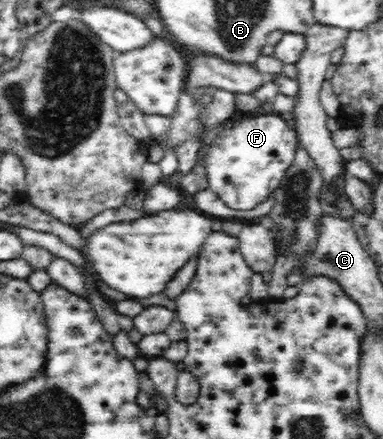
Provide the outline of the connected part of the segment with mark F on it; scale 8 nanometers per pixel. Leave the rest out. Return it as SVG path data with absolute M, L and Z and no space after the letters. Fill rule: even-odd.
M235 113L229 119L203 130L203 137L198 145L197 160L205 168L208 187L225 202L226 206L235 210L250 210L264 202L280 184L281 178L285 176L286 169L294 158L296 145L296 131L282 116L271 113L252 118L251 115L238 116Z

